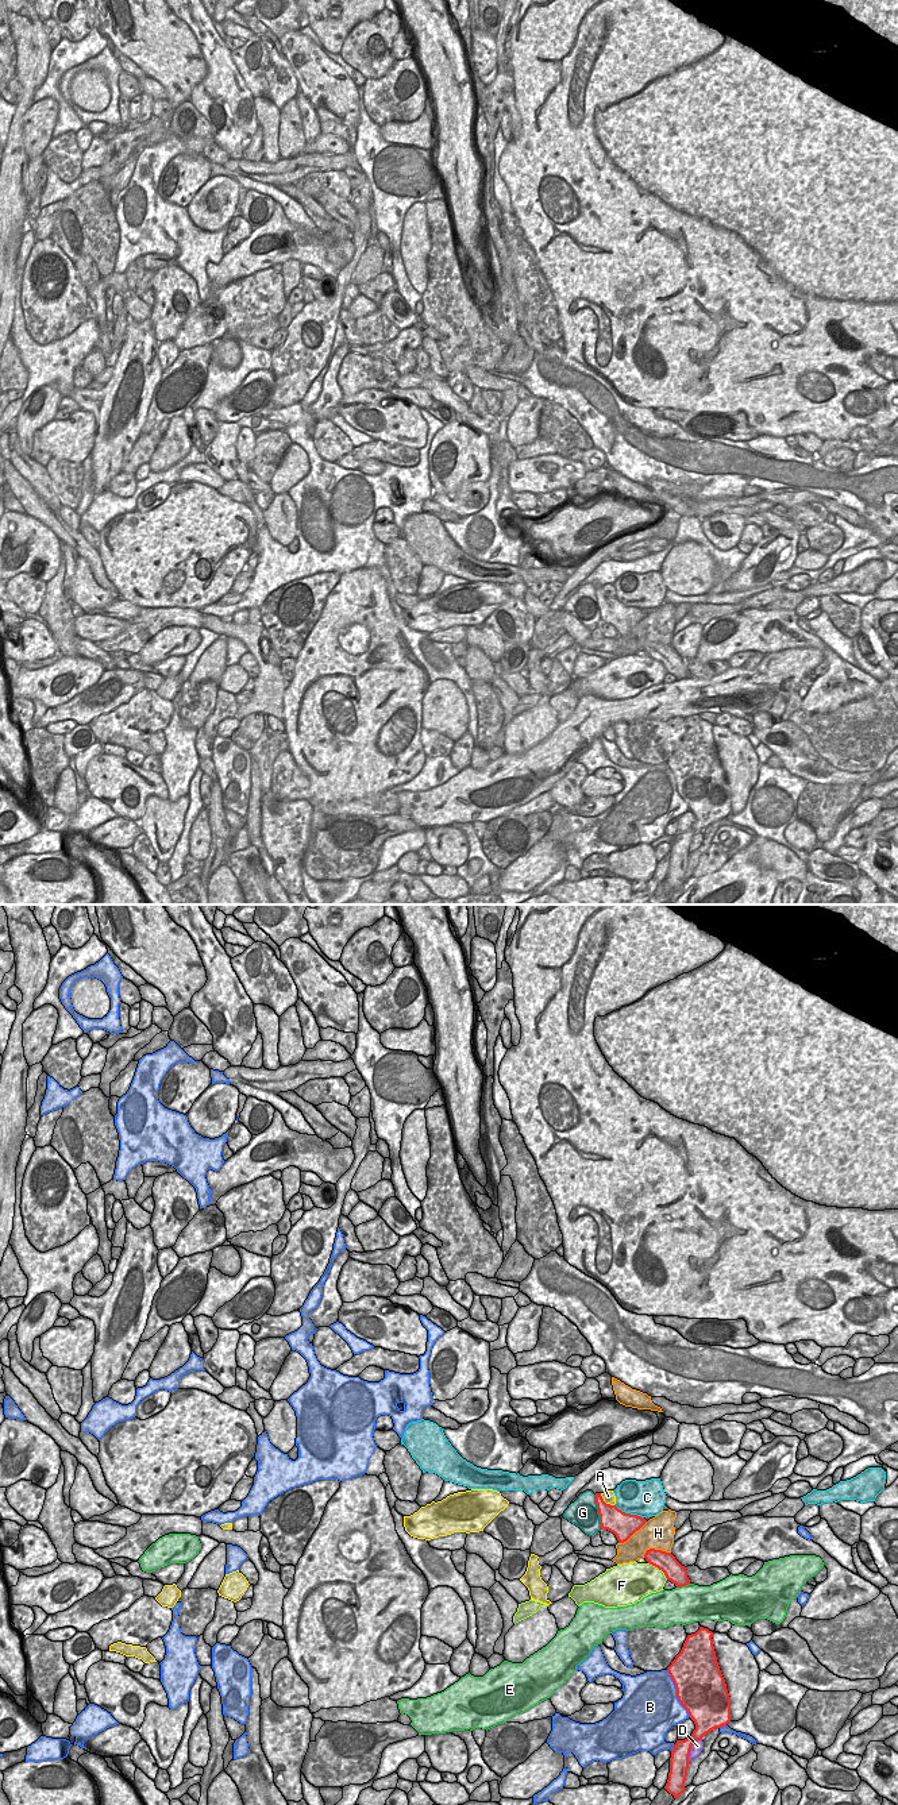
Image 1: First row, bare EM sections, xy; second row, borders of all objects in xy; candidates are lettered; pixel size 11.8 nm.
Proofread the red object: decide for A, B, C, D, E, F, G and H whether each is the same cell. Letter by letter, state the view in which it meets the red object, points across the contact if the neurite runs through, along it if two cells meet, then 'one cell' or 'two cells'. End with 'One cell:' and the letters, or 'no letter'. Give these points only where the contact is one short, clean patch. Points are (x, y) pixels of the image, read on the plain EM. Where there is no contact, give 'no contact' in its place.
A: meets red in xy; border along xy (600, 586), (606, 596), (613, 598); two cells
B: meets red in xy; two cells
C: meets red in xy; two cells
D: meets red in xy; border along xy (701, 832), (693, 836), (688, 853); two cells
E: meets red in xy; two cells
F: meets red in xy; two cells
G: meets red in xy; two cells
H: meets red in xy; two cells
One cell: no letter

